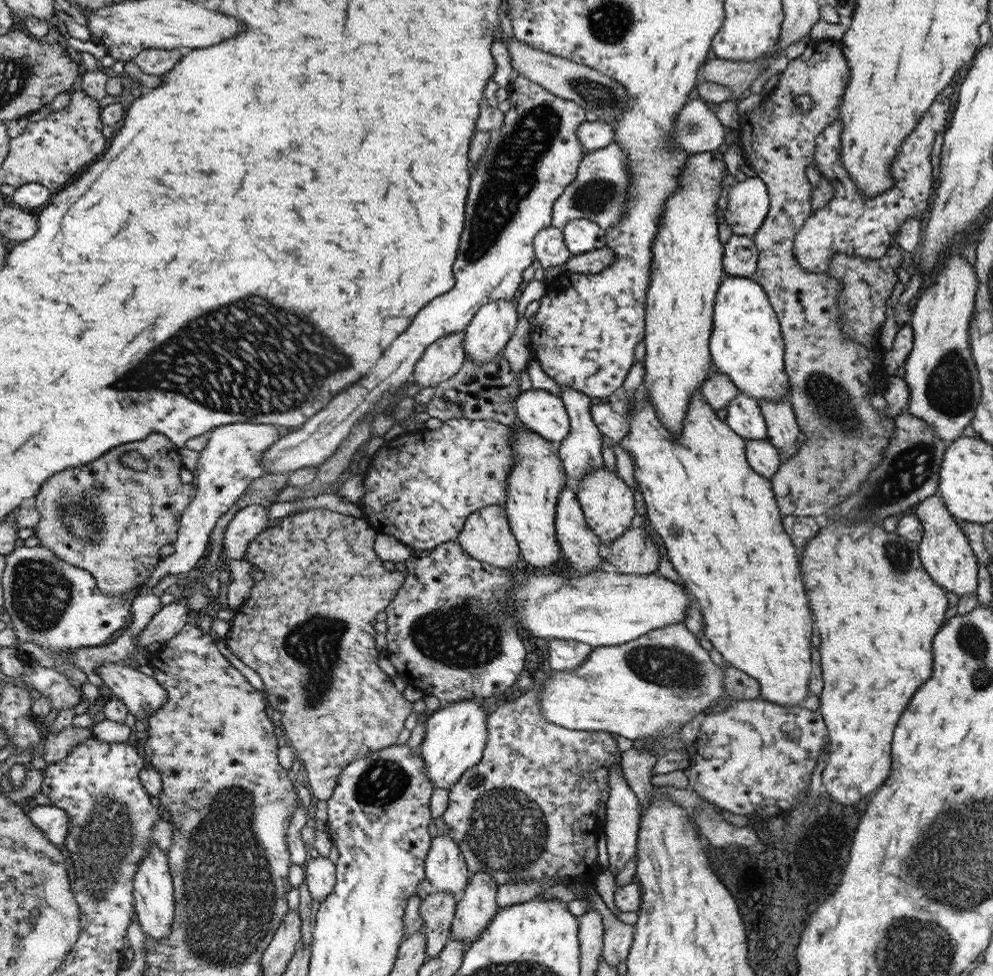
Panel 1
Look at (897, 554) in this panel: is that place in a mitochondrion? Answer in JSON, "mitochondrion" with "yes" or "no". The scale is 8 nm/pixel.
{"mitochondrion":"yes"}

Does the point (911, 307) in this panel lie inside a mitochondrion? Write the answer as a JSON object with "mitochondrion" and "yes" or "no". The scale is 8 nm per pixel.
{"mitochondrion":"no"}

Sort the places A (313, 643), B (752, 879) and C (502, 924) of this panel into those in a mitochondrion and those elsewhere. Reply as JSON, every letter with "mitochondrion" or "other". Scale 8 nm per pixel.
{"A":"mitochondrion","B":"other","C":"other"}

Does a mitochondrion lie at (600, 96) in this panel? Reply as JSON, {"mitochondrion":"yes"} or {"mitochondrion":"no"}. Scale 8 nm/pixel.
{"mitochondrion":"yes"}

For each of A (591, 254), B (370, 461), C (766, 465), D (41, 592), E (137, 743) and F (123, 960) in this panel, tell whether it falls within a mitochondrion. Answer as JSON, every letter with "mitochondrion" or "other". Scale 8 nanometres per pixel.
{"A":"other","B":"other","C":"other","D":"mitochondrion","E":"other","F":"other"}

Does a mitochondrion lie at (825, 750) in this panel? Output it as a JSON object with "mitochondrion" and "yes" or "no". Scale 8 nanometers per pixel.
{"mitochondrion":"no"}

